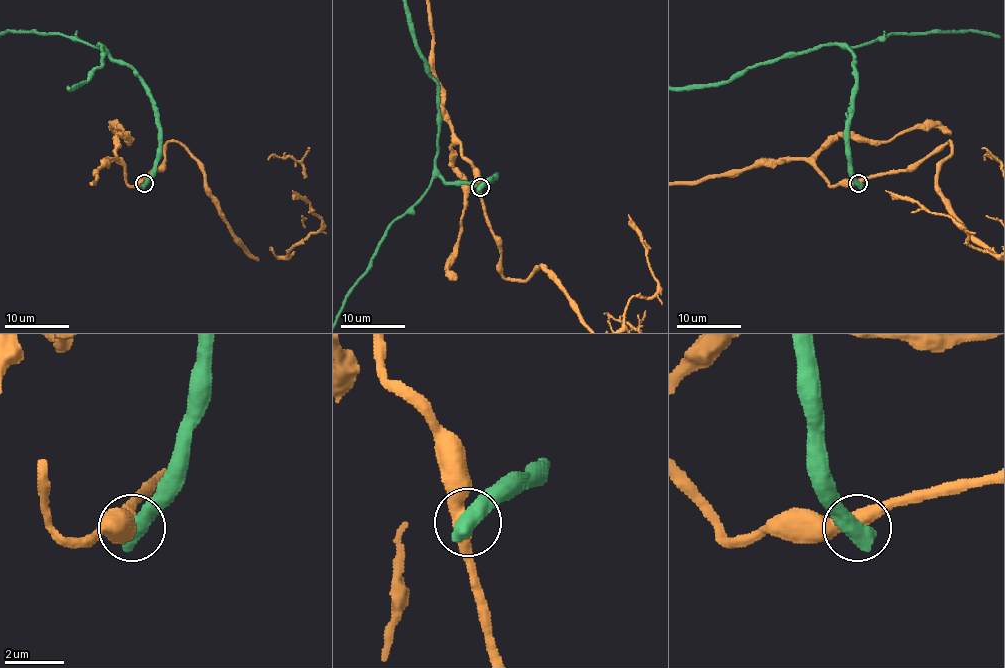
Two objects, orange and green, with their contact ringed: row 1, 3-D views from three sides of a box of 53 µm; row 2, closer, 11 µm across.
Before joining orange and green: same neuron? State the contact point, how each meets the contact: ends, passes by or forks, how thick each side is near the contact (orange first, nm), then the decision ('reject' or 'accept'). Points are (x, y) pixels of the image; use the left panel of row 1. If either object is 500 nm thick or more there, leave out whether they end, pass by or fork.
at (144, 183); 440 nm thick on the orange side, 700 nm on the other; reject

